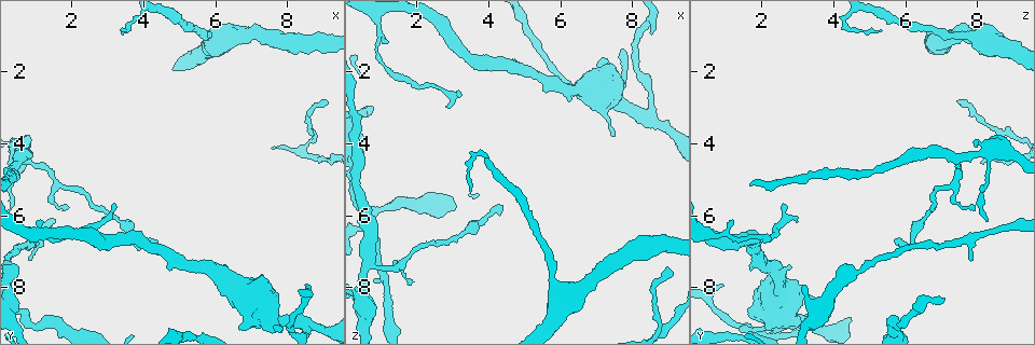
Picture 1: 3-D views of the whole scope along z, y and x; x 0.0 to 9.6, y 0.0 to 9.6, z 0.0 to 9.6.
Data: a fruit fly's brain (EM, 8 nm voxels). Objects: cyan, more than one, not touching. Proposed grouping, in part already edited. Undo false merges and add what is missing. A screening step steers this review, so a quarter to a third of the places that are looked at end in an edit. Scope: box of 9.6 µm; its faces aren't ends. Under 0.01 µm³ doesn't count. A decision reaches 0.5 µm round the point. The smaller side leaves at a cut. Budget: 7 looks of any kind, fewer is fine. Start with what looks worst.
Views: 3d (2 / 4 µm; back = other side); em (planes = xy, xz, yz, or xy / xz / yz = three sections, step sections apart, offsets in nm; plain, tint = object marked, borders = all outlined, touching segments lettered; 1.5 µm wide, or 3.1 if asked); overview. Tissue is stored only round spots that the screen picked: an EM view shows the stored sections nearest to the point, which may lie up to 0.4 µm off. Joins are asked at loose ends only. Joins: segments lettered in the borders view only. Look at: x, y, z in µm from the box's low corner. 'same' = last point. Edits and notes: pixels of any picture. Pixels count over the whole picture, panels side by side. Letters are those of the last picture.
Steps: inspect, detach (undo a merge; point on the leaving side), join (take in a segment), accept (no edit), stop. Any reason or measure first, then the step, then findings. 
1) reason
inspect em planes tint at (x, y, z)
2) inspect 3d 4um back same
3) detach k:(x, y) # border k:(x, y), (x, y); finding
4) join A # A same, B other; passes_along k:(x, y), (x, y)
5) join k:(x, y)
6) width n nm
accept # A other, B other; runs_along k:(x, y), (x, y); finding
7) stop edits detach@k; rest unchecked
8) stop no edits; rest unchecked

thin end
inspect 3d 2um at (1.80, 5.65, 7.85)

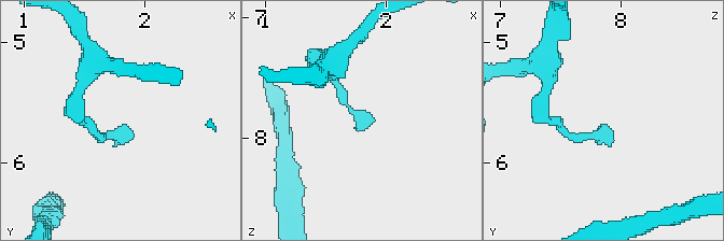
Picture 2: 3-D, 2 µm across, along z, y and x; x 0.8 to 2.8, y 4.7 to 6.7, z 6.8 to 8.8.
inspect em planes plain at (1.86, 5.68, 7.90)

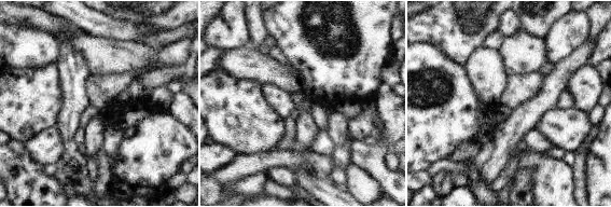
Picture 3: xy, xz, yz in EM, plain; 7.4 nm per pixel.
see the neighbours
inspect em planes borders same

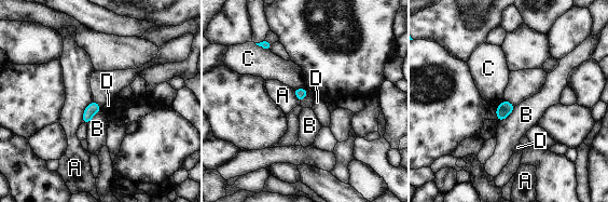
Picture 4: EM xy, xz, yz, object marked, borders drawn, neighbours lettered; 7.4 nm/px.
accept # A other, B other, C other, D other; border 4:(93, 99), (83, 111), (82, 122); no lettered segment goes on from it

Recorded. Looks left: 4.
calibre changes
inspect em planes plain at (7.90, 9.10, 1.55)

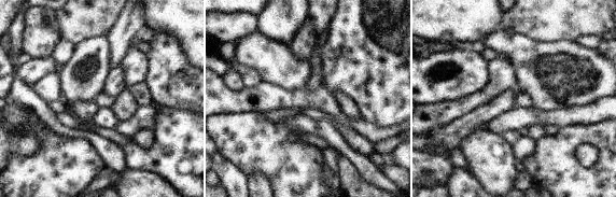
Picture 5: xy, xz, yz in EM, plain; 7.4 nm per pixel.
inspect em planes tint same

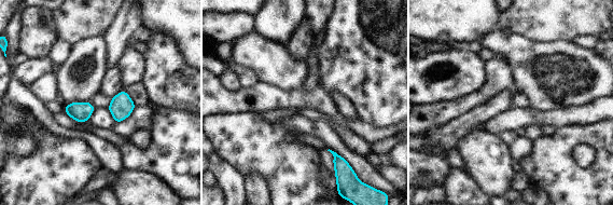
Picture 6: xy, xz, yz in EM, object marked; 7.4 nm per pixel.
inspect em planes borders same

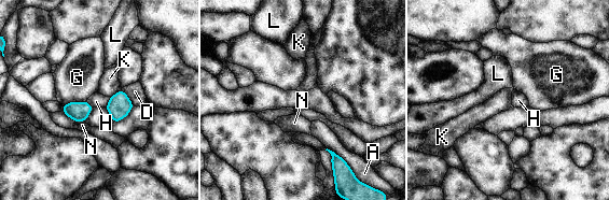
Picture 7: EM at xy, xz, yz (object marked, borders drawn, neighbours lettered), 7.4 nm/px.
accept # A other, D other, G other, H other, K other, L other, N other; continuous, no second neuron

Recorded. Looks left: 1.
stop no edits; rest unchecked

